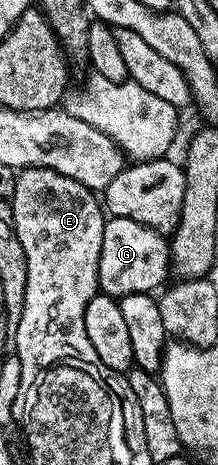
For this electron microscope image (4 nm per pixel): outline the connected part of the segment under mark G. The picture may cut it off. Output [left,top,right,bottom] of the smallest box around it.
[98,217,171,297]

